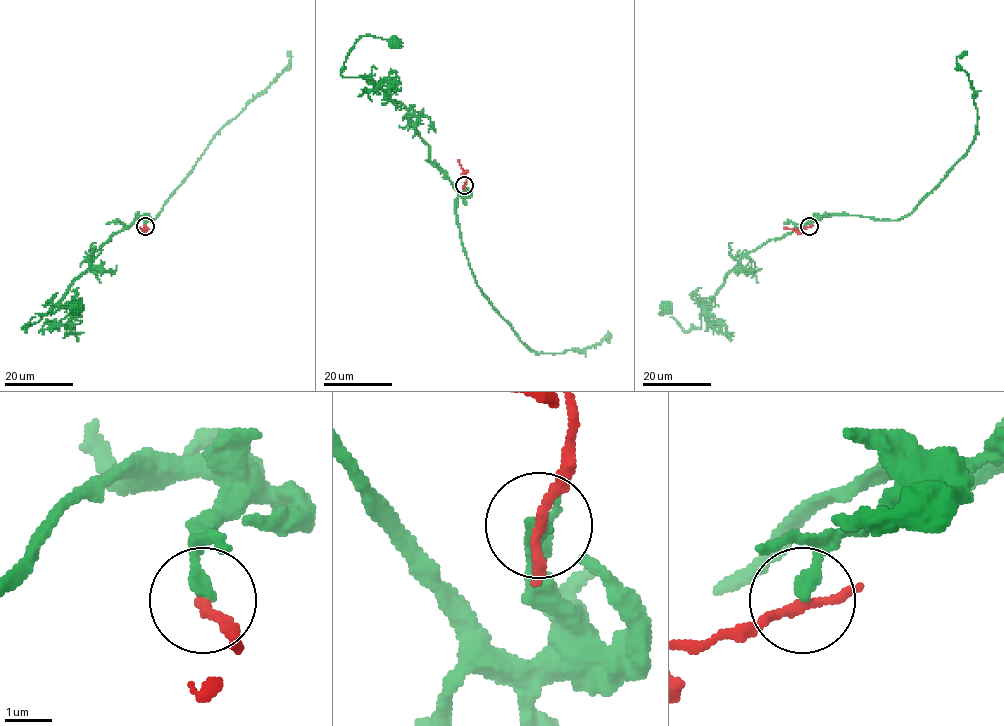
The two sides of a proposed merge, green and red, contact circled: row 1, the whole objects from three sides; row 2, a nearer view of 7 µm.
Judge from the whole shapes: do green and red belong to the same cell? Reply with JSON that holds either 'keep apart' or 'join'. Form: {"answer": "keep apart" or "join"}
{"answer": "keep apart"}

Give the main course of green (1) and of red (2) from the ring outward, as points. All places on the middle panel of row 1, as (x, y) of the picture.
1: (464, 185), (455, 214), (465, 255), (482, 294), (524, 343), (538, 353), (582, 351), (609, 332), (610, 343)
2: (464, 185), (466, 174), (459, 159)

